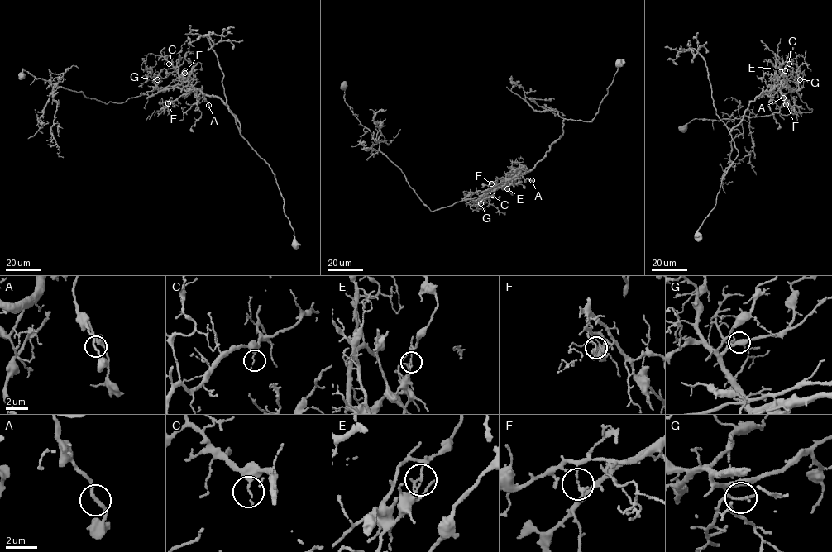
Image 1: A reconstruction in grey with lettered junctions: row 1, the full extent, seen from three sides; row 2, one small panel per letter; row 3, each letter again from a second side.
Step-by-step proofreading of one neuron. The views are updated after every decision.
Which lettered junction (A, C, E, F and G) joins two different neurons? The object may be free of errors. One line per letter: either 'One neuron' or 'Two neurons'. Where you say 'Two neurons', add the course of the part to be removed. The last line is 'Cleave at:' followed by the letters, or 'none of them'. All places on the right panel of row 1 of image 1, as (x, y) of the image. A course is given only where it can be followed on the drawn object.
A: One neuron
C: One neuron
E: Two neurons. Course of the part to remove: (785, 70), (782, 76), (812, 111), (742, 116), (743, 132), (731, 143), (729, 164), (722, 177), (724, 192)
F: One neuron
G: One neuron
Cleave at: E

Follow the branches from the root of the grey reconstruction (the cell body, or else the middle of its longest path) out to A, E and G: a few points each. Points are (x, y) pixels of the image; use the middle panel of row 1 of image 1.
A: (619, 62), (592, 121), (564, 119), (563, 133), (542, 159), (528, 170), (520, 168), (517, 178), (532, 180)
E: (619, 62), (614, 80), (592, 121), (564, 119), (563, 133), (546, 155), (530, 170), (500, 187), (507, 189)
G: (619, 62), (592, 121), (564, 119), (563, 133), (542, 159), (489, 191), (477, 201), (480, 203)

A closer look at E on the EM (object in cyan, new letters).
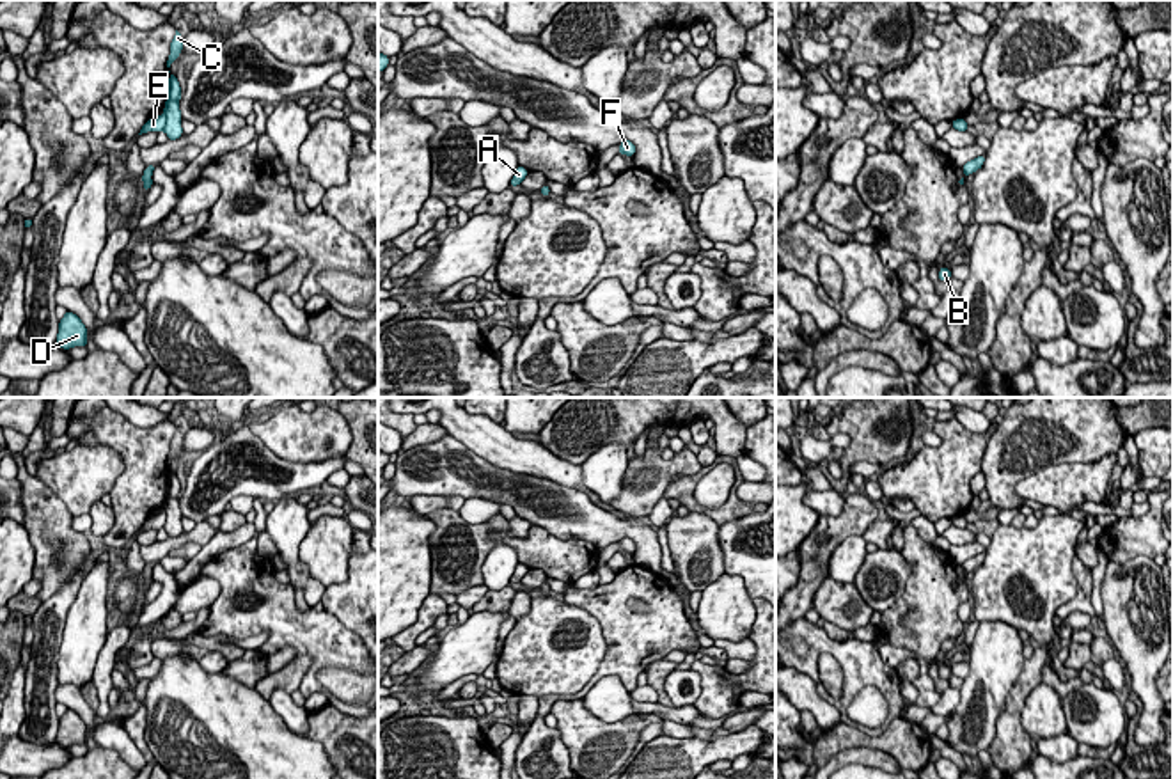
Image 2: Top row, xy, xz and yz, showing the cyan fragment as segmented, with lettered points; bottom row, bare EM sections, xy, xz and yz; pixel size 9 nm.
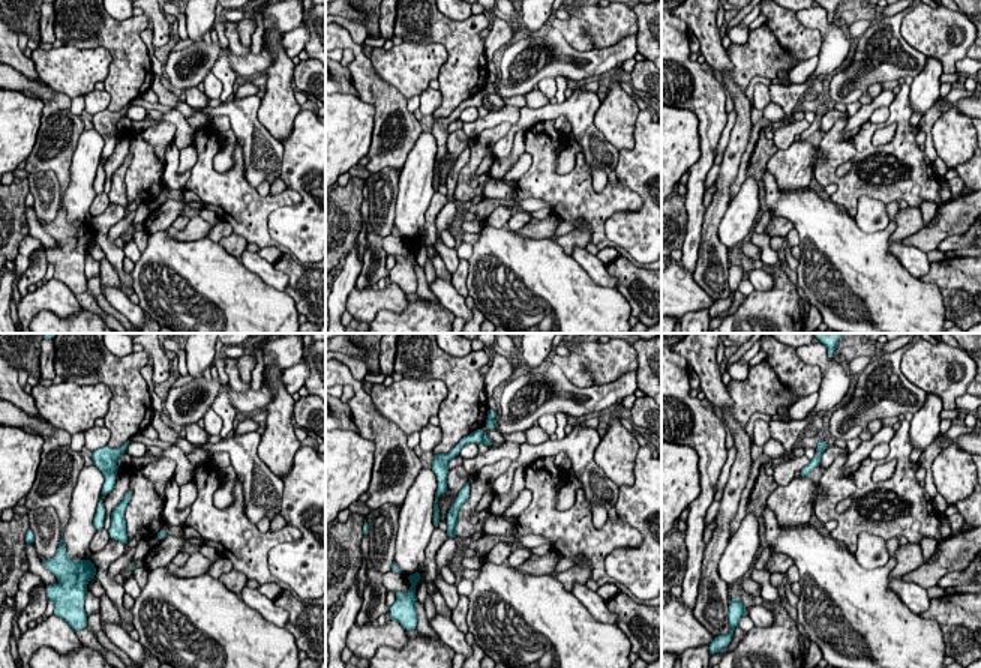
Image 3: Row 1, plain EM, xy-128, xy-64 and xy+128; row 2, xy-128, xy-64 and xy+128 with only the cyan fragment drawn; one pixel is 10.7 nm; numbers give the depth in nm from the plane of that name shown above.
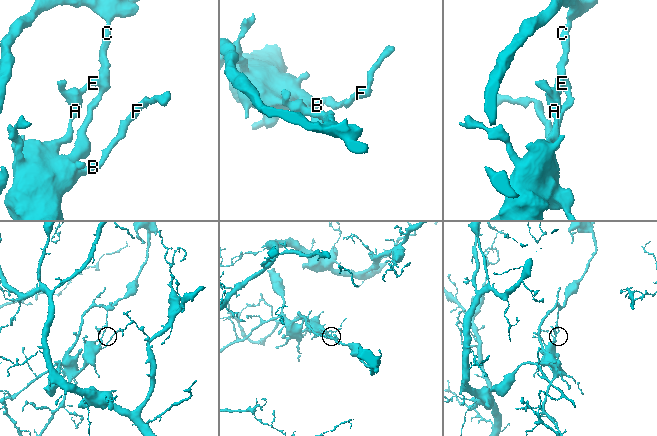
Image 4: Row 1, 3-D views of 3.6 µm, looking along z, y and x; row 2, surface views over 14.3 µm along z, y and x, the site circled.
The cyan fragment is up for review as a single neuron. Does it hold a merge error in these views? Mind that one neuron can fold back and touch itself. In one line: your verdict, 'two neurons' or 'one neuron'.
two neurons

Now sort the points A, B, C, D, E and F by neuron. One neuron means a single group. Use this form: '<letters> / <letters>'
A B D E F / C

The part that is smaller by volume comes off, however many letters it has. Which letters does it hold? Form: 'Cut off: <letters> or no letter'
Cut off: C

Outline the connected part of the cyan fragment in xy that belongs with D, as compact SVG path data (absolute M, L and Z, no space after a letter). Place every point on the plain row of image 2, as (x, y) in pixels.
M67 708L59 719L57 744L69 747L75 744L87 744L87 740L85 722L76 712Z

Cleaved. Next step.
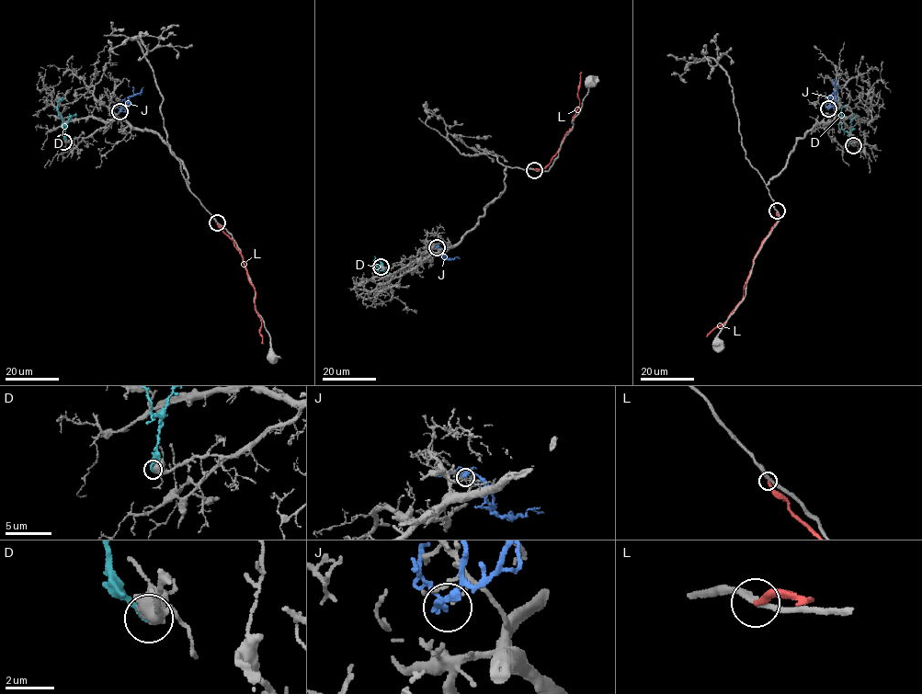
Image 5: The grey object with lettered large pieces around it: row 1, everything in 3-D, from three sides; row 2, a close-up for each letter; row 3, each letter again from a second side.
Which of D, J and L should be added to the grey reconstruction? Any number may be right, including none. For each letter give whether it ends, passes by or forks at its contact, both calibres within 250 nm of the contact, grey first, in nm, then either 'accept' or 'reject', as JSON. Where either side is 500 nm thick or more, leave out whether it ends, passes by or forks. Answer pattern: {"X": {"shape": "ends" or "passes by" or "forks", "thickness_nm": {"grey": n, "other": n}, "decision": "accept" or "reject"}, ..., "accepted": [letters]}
{"D": {"thickness_nm": {"grey": 700, "other": 200}, "decision": "reject"}, "J": {"shape": "passes by", "thickness_nm": {"grey": 110, "other": 190}, "decision": "reject"}, "L": {"shape": "ends", "thickness_nm": {"grey": 240, "other": 220}, "decision": "reject"}, "accepted": []}

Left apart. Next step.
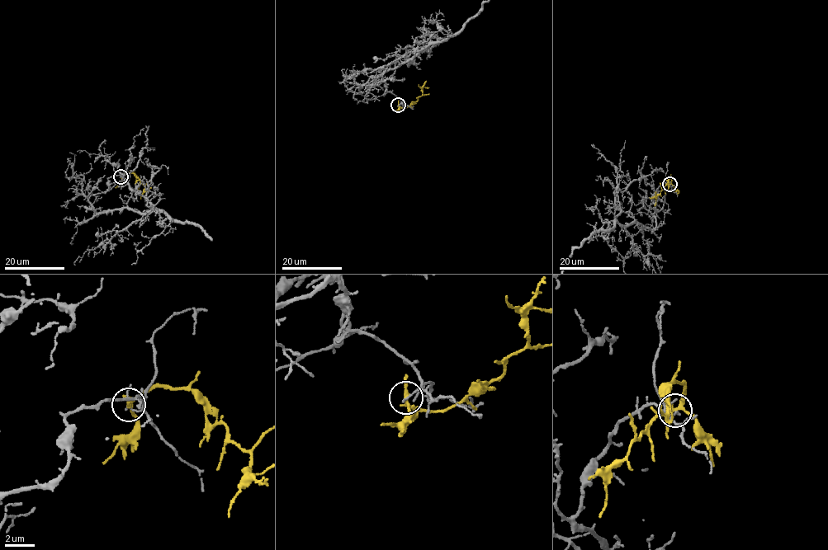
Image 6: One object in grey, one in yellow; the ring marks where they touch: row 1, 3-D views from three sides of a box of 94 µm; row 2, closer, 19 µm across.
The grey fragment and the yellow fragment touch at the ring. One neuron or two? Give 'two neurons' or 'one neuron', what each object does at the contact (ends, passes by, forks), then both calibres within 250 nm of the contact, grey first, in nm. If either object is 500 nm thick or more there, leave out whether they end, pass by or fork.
two neurons | grey ends | yellow forks | 120/190 nm

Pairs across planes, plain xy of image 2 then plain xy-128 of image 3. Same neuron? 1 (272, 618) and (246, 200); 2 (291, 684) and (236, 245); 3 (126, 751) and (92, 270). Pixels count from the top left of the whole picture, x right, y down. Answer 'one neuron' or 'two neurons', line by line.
1: one neuron
2: one neuron
3: two neurons

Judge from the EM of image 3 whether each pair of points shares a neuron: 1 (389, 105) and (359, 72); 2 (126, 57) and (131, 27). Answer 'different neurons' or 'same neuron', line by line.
1: same neuron
2: same neuron

